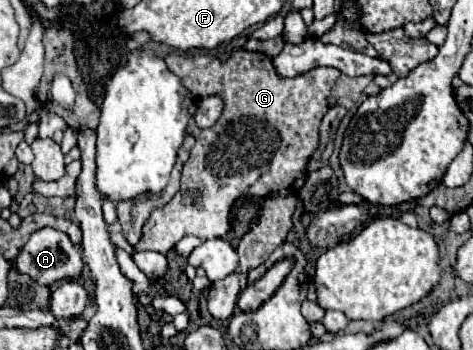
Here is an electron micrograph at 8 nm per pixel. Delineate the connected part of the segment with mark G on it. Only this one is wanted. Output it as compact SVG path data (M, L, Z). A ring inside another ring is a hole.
M246 49L234 51L226 61L208 53L168 55L166 65L170 67L170 71L174 71L174 75L182 79L182 85L186 85L188 91L194 91L194 95L218 95L224 101L224 111L216 125L212 125L210 129L202 129L196 137L190 159L184 163L182 169L182 189L174 195L170 203L152 211L142 229L140 241L134 245L134 253L168 253L184 235L196 235L202 241L226 237L230 209L238 197L276 197L298 193L306 181L306 163L318 147L318 127L320 119L328 111L330 89L340 75L338 69L316 67L296 79L282 79L276 73L268 55ZM270 127L278 133L278 141L274 143L270 143Z

